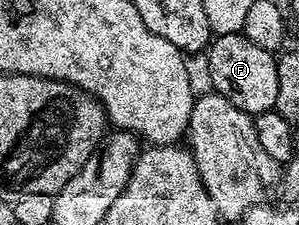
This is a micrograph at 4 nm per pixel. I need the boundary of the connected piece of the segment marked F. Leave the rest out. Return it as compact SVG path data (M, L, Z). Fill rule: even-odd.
M241 32L220 34L208 47L210 82L215 91L223 94L236 108L251 116L274 109L278 95L278 60L271 51L252 44Z

